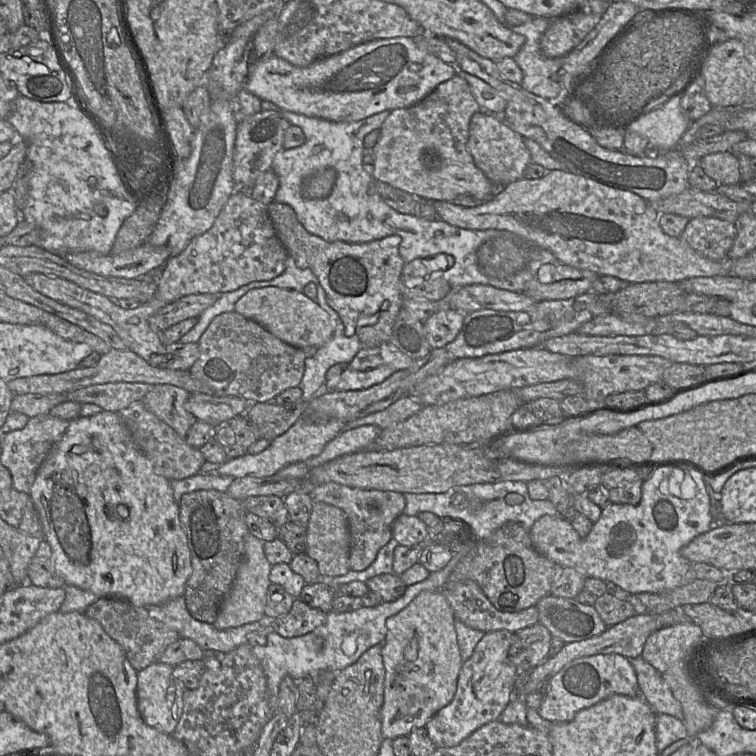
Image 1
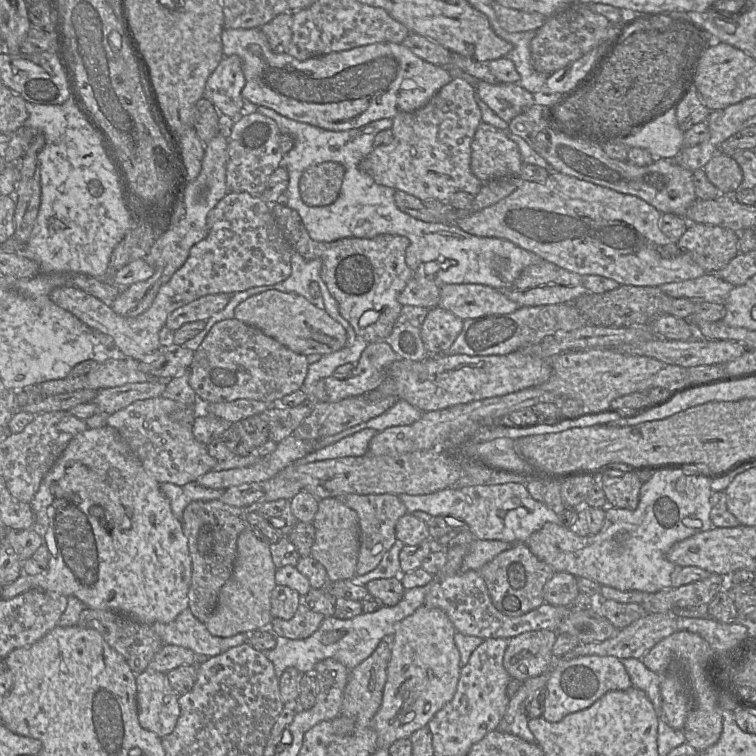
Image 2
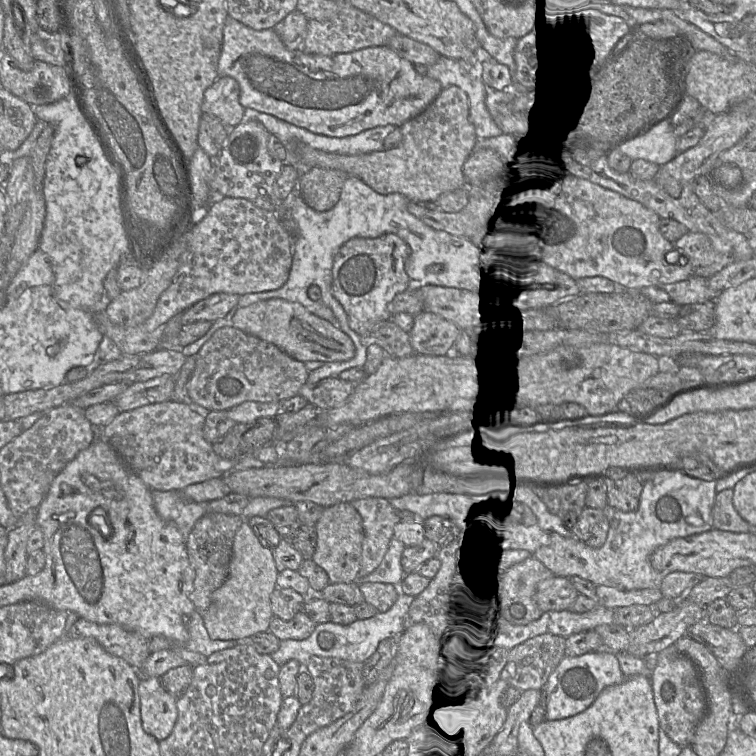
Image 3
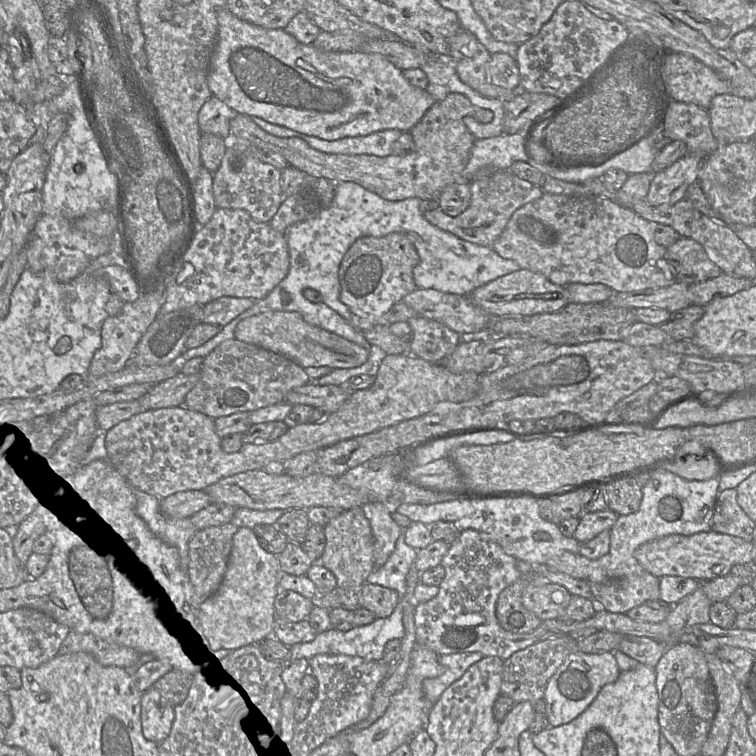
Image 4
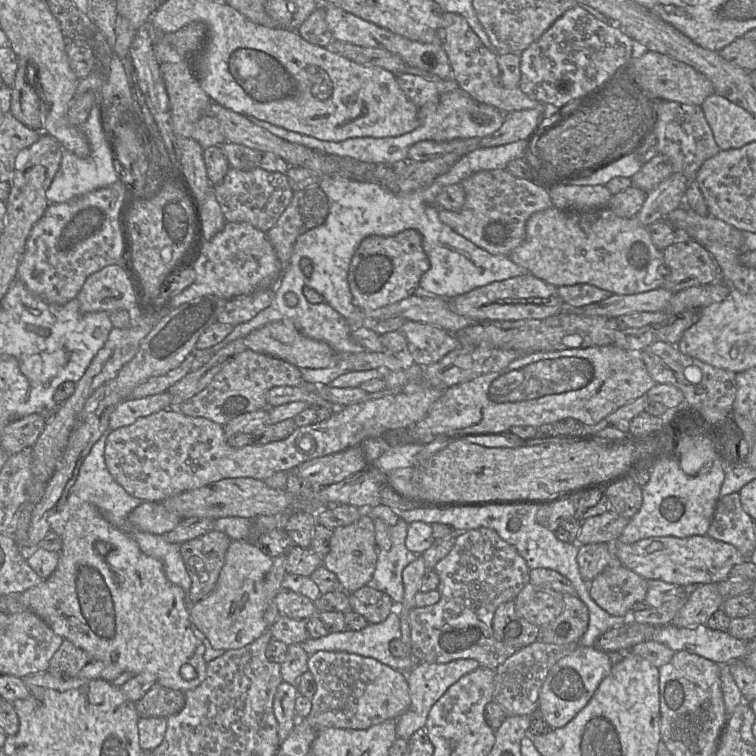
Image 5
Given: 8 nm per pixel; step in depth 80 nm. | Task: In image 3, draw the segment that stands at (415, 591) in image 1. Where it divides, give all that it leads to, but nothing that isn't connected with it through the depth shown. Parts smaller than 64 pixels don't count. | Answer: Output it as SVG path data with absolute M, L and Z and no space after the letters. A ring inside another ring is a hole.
M400 593L395 604L386 612L379 612L368 619L357 619L349 625L333 621L317 624L314 632L304 640L282 640L271 658L282 666L290 660L297 660L303 667L312 657L339 658L351 662L365 663L377 650L379 643L389 637L399 637L408 624L408 611L415 597Z

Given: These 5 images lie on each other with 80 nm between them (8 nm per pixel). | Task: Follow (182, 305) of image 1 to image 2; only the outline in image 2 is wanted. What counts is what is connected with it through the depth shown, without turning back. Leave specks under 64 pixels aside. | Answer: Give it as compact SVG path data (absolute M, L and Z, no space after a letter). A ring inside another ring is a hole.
M227 293L205 295L177 308L168 316L165 329L174 332L186 323L207 321L213 314L225 308L232 295Z

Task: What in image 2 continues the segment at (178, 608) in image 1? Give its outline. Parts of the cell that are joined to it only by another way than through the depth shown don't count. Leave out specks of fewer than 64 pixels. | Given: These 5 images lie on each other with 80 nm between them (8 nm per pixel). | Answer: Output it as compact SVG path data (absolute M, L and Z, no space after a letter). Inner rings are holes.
M189 608L183 610L170 623L156 622L151 626L164 645L171 644L188 648L200 658L216 656L230 648L244 644L250 634L242 632L231 637L213 636Z

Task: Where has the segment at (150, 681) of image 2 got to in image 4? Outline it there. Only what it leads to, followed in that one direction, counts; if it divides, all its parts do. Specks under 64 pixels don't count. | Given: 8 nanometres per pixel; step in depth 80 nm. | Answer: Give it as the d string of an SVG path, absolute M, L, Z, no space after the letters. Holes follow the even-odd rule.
M157 690L141 694L141 728L144 737L161 744L169 735L175 718L174 707L165 703Z

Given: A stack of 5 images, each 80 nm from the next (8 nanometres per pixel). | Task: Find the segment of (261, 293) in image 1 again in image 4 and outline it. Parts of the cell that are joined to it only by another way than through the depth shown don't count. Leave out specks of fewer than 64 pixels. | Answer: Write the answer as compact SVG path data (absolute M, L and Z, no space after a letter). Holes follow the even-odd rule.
M268 311L240 321L235 338L287 357L302 368L328 366L349 369L361 366L369 351L335 333L307 323L297 312Z

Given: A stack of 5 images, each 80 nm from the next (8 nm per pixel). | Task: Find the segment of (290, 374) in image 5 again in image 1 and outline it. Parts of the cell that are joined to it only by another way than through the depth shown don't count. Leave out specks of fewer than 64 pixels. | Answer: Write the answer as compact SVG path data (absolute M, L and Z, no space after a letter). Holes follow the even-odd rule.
M235 310L216 316L201 336L199 357L189 372L215 396L236 396L259 403L273 402L286 389L298 387L305 370L306 355L258 322Z

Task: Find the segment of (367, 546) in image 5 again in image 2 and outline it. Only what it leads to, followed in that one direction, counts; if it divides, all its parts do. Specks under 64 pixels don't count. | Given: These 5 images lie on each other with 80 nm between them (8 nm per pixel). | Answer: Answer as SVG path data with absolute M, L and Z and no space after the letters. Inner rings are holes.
M337 498L319 500L313 520L315 541L311 556L326 569L329 582L351 580L356 575L360 546L360 525L357 513Z

